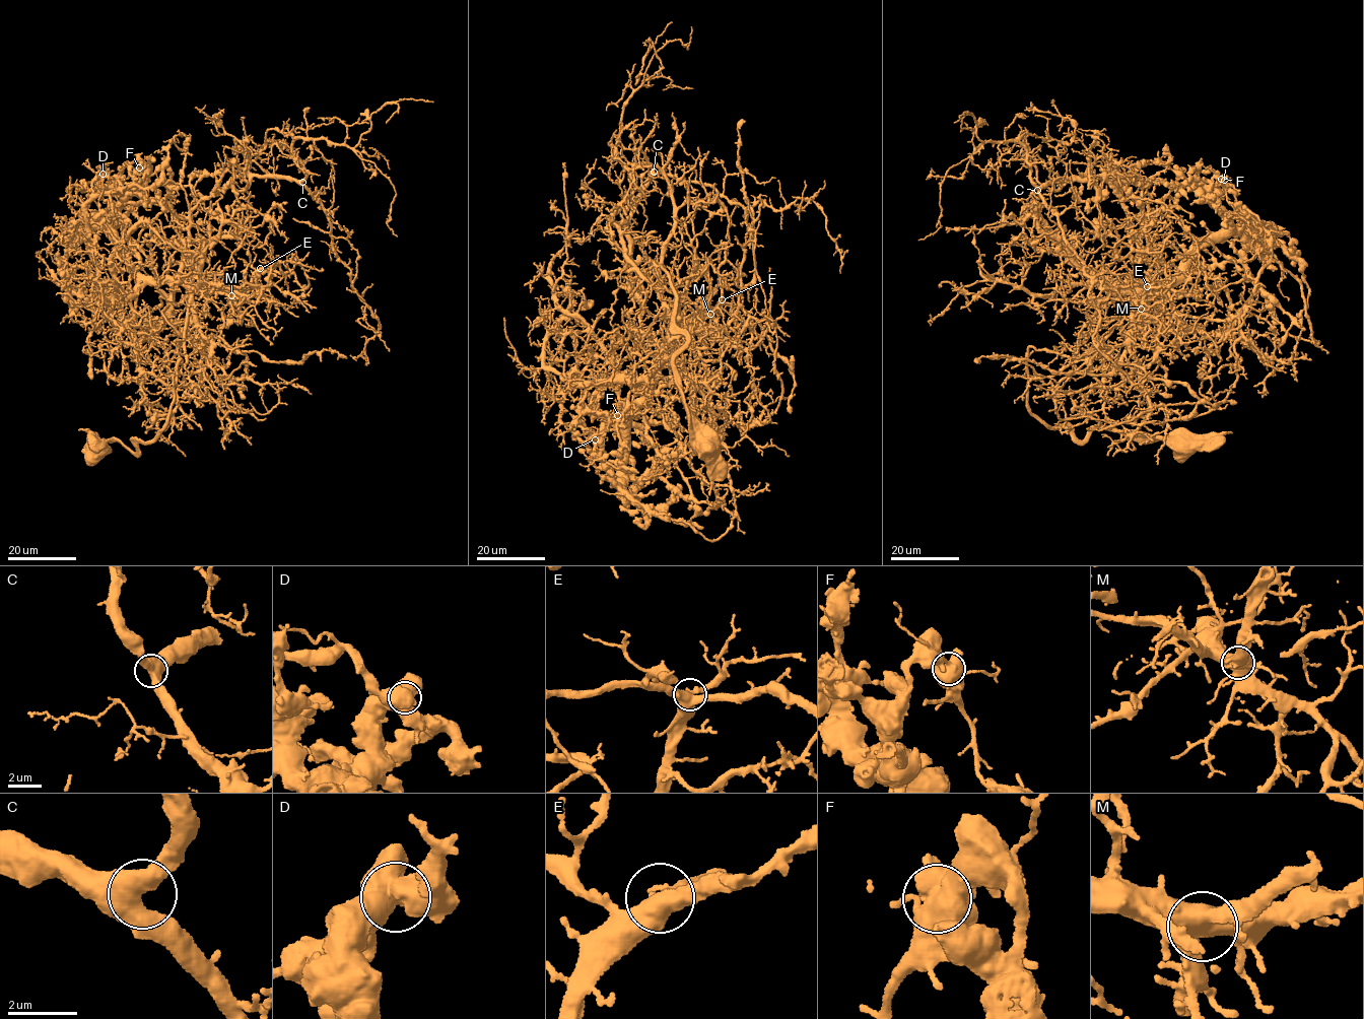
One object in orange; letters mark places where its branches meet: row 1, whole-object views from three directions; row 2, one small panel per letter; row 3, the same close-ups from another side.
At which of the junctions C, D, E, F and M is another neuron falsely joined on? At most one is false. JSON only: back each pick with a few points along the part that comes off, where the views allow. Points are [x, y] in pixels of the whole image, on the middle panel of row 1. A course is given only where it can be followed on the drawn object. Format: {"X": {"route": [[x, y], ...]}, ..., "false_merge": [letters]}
{"F": {"route": [[618, 415], [654, 446], [707, 443], [727, 427], [670, 360], [727, 345], [747, 321], [743, 119]]}, "false_merge": ["F"]}

